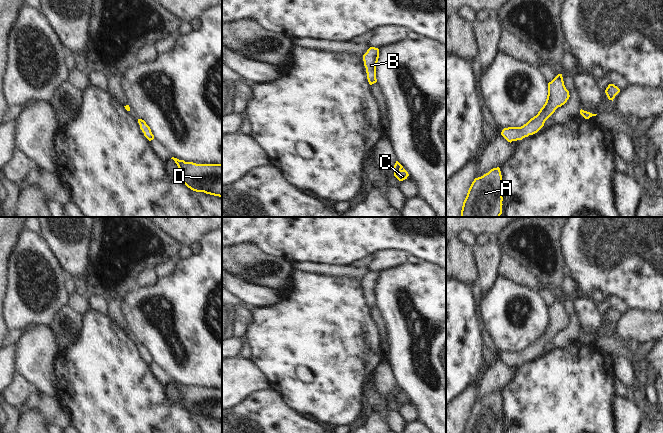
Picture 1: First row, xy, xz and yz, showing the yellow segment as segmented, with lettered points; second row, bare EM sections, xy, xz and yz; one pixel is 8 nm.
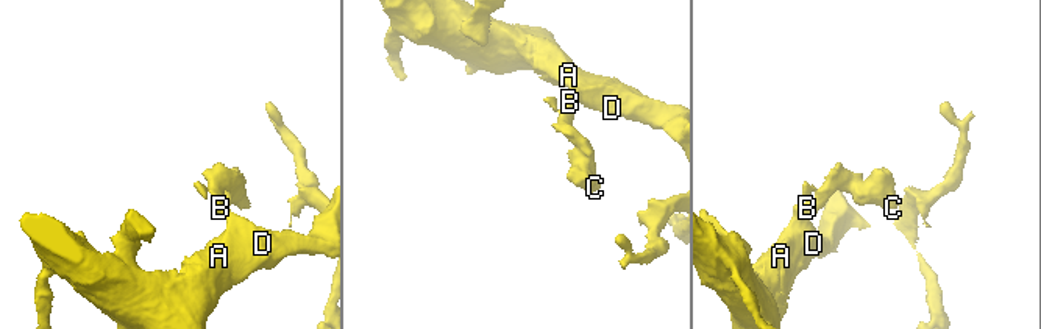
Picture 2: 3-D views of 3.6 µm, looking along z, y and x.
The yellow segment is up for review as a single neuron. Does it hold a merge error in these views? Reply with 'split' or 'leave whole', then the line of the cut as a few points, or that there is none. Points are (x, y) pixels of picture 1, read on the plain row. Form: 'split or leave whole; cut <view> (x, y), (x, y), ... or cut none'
leave whole; cut none

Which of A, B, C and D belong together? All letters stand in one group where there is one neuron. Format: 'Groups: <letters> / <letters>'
Groups: A B C D

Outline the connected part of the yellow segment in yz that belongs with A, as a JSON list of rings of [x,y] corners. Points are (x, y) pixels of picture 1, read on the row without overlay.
[[[497,391],[474,403],[463,426],[462,433],[502,433],[502,425],[502,399],[500,392]]]

